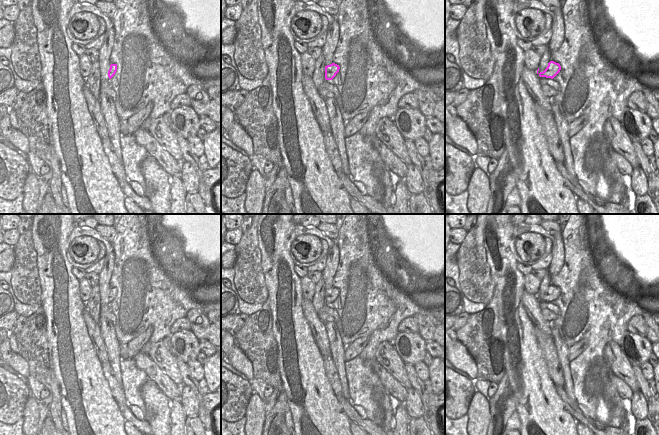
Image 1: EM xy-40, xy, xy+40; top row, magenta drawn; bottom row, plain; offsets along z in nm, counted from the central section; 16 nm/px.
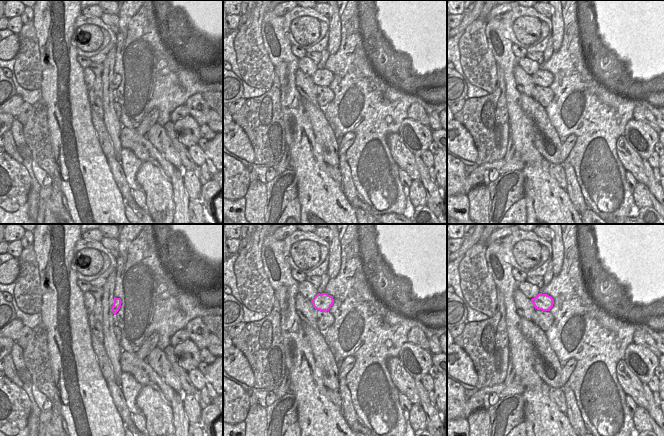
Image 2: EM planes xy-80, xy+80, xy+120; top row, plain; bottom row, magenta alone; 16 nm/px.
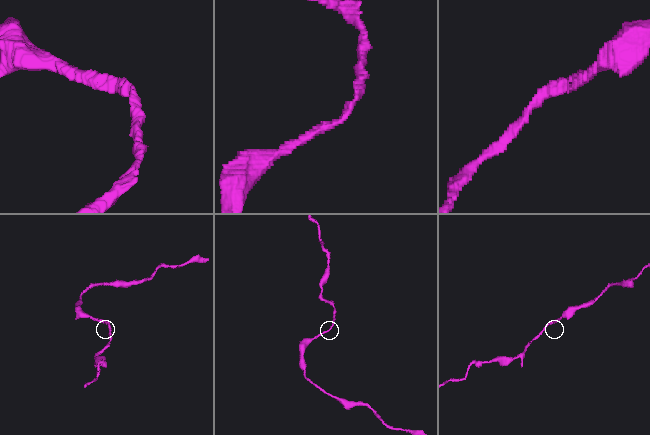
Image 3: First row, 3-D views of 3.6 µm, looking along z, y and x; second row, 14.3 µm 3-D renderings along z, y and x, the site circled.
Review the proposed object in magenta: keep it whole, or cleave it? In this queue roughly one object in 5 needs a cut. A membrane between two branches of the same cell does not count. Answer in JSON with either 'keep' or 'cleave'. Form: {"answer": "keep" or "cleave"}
{"answer": "keep"}

